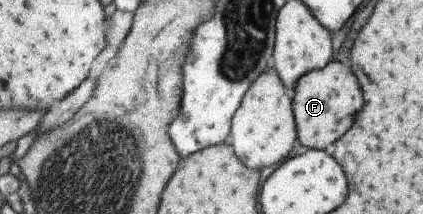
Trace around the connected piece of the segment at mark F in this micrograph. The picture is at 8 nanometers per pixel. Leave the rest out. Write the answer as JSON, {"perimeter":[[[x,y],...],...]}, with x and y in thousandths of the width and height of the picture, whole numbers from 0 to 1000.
{"perimeter":[[[775,285],[761,318],[716,346],[693,430],[688,491],[700,650],[733,701],[761,701],[771,673],[799,654],[832,589],[842,523],[856,505],[856,430],[842,355],[804,290]]]}

